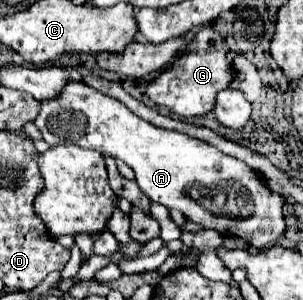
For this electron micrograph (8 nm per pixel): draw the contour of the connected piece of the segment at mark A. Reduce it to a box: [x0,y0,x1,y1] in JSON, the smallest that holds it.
[35,81,283,247]

